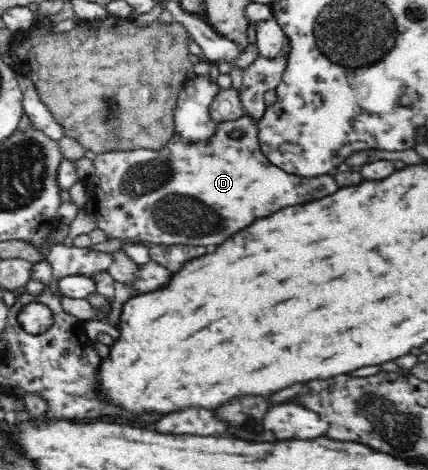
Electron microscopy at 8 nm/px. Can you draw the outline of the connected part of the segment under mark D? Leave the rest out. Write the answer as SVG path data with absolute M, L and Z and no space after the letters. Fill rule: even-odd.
M243 115L243 116L242 116L242 117L241 117L241 118L240 118L240 119L237 119L237 120L236 120L236 121L227 121L227 122L222 122L222 123L219 123L219 124L218 124L218 125L217 125L217 130L216 130L216 133L215 133L215 134L214 134L214 135L213 135L213 136L212 136L212 137L211 137L211 140L208 140L208 141L207 141L207 142L196 142L196 143L195 143L195 144L184 144L184 142L180 142L180 140L178 140L178 138L176 138L176 136L172 136L172 137L171 137L171 140L170 140L170 141L169 141L169 142L168 142L168 143L167 143L167 146L168 146L168 147L164 147L164 149L162 149L162 151L149 151L149 150L148 150L148 149L140 149L140 150L138 150L138 151L112 151L112 153L106 153L106 154L104 154L104 153L102 153L102 155L97 155L97 156L96 156L96 157L94 157L94 160L93 160L93 164L92 164L92 165L93 165L93 171L92 171L92 175L90 175L90 176L89 176L89 177L87 177L87 178L86 178L86 179L85 179L85 183L86 183L86 186L87 186L87 192L88 192L88 195L89 195L89 200L88 200L88 209L90 209L90 210L92 210L92 215L94 215L94 216L95 216L95 218L96 218L96 222L98 222L98 223L99 223L99 228L100 228L100 231L103 231L103 232L104 232L104 233L105 233L105 235L106 235L106 237L108 237L108 239L120 239L120 240L124 240L124 239L131 239L131 240L134 240L134 241L138 241L138 242L142 242L142 241L143 241L143 242L145 242L145 243L153 243L153 244L154 244L154 245L162 245L162 244L164 244L164 245L220 245L220 243L224 243L224 241L226 241L226 239L228 239L228 237L232 237L232 235L234 235L234 233L236 233L236 231L240 231L240 229L244 229L244 227L248 227L248 225L250 225L250 223L252 223L252 221L254 221L254 219L260 219L260 217L268 217L268 215L272 215L272 213L276 213L276 211L278 211L278 209L282 209L282 207L290 207L290 205L300 205L300 203L304 203L304 201L314 201L314 199L322 199L322 197L326 197L326 195L332 195L332 193L336 193L336 191L338 191L338 185L336 185L336 183L334 183L334 181L335 181L335 179L334 179L334 178L332 178L332 177L331 177L331 176L330 176L330 175L329 175L329 174L326 174L326 175L321 175L321 176L318 176L318 177L315 177L315 178L312 178L312 179L310 179L310 178L306 178L306 183L304 183L304 179L300 179L300 177L296 177L296 175L288 175L288 173L284 173L284 171L282 171L282 169L278 169L278 167L276 167L276 165L272 165L272 163L268 163L268 161L269 161L269 160L268 160L268 159L267 159L267 158L266 158L266 157L265 157L265 156L264 156L264 155L263 155L263 152L262 152L262 149L261 149L261 148L260 148L260 144L259 144L259 139L258 139L258 136L257 136L257 133L258 133L258 128L257 128L257 123L256 123L256 122L254 122L254 120L252 120L252 119L250 119L250 118L248 118L248 116L246 116L246 115ZM178 191L180 191L180 197L182 197L182 201L184 201L184 203L182 203L182 201L178 201L178 203L176 203L176 201L172 201L172 199L174 199L174 197L172 197L172 193L178 193Z

